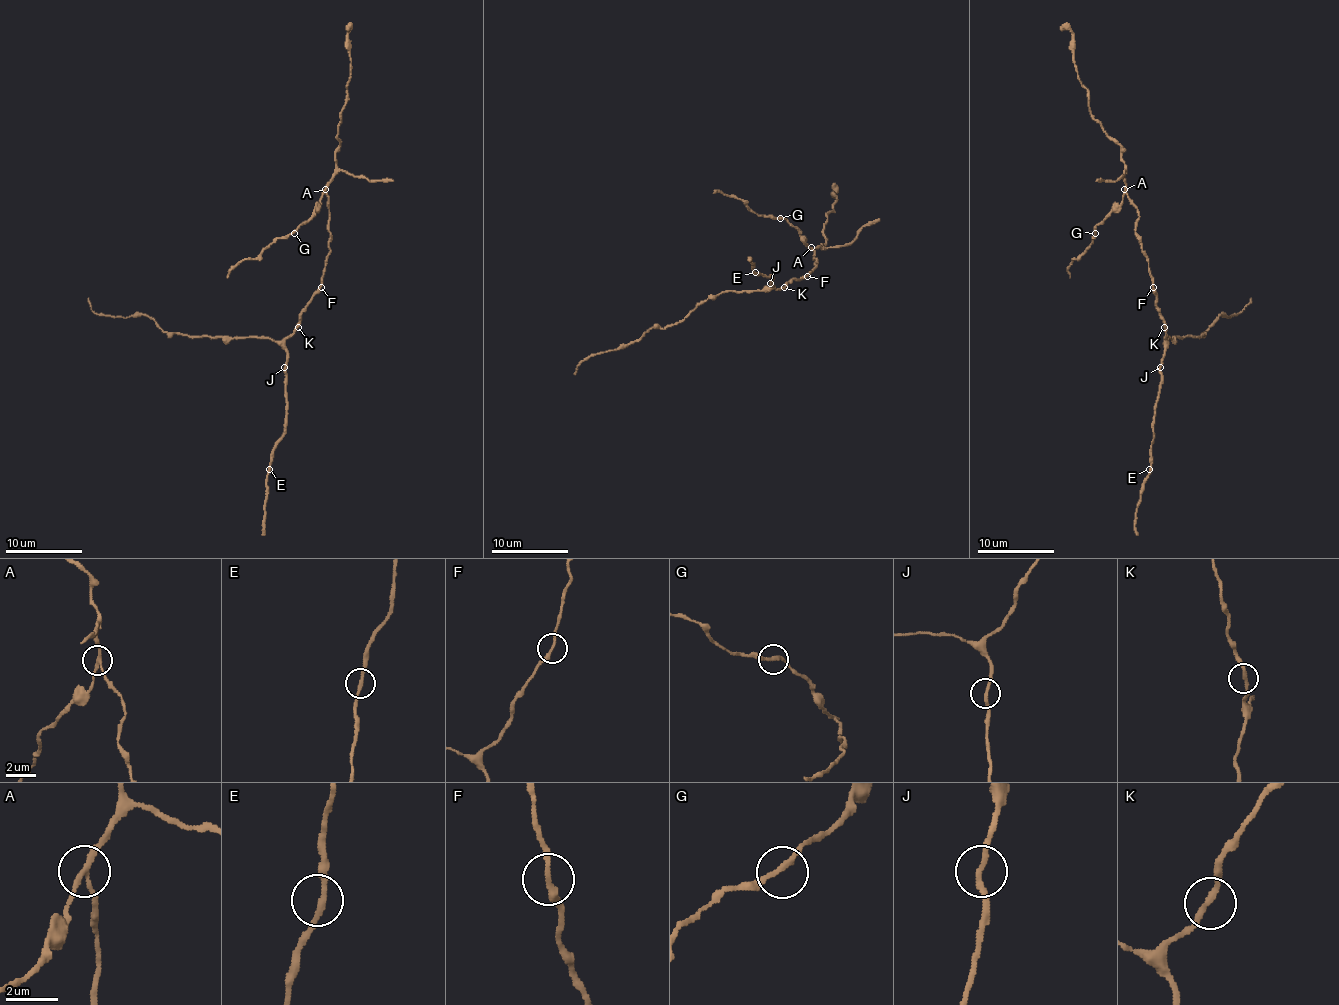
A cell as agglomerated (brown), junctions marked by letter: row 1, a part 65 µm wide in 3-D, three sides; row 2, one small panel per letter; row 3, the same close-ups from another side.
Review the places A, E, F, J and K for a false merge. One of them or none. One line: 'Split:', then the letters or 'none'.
Split: A

